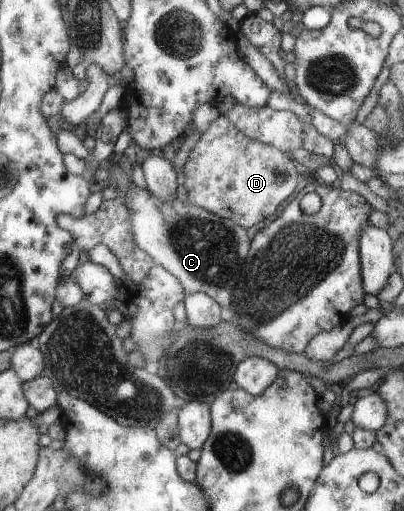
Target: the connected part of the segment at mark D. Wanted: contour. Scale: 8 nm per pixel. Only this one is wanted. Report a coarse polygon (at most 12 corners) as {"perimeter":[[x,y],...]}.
{"perimeter":[[211,121],[187,202],[248,229],[297,186],[288,154]]}

